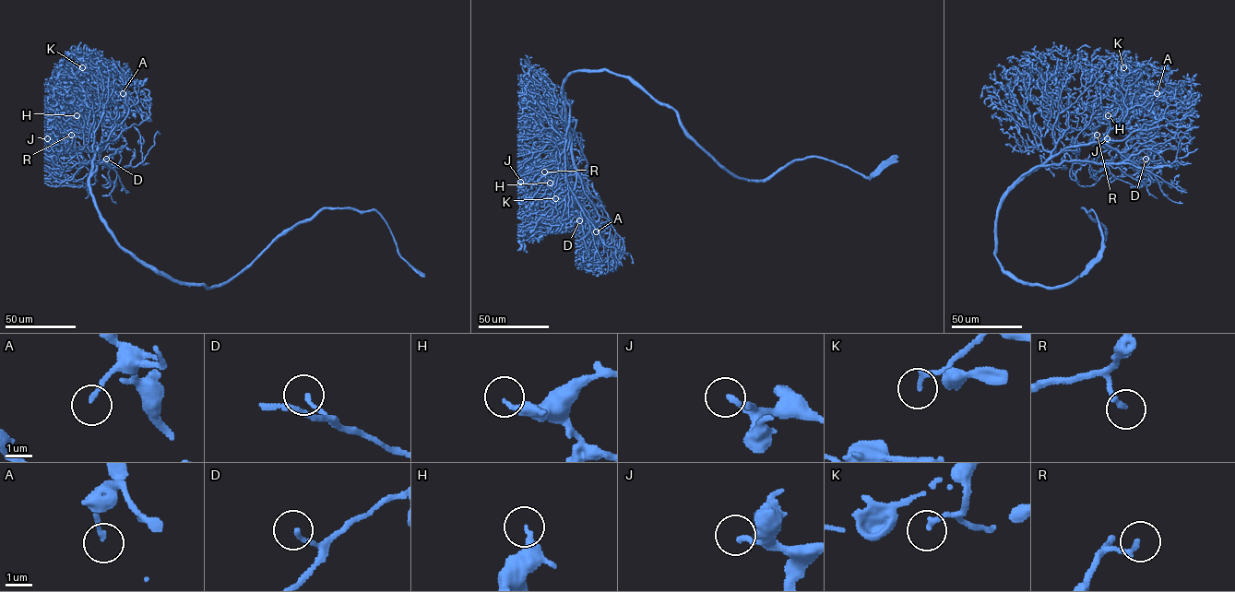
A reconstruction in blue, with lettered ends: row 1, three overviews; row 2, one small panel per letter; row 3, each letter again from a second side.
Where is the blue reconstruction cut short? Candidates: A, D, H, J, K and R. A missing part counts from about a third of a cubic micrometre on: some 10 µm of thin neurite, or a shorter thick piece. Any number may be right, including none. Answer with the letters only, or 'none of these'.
K

